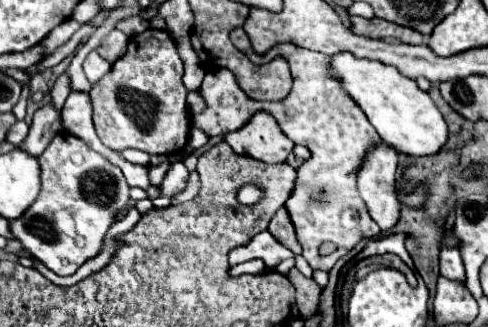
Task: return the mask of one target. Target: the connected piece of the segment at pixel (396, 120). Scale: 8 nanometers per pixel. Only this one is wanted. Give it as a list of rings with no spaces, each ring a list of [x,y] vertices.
[[[340,51],[330,57],[330,71],[340,87],[366,113],[384,143],[394,145],[406,155],[434,155],[446,143],[448,127],[438,107],[416,81],[406,79],[396,67]]]

